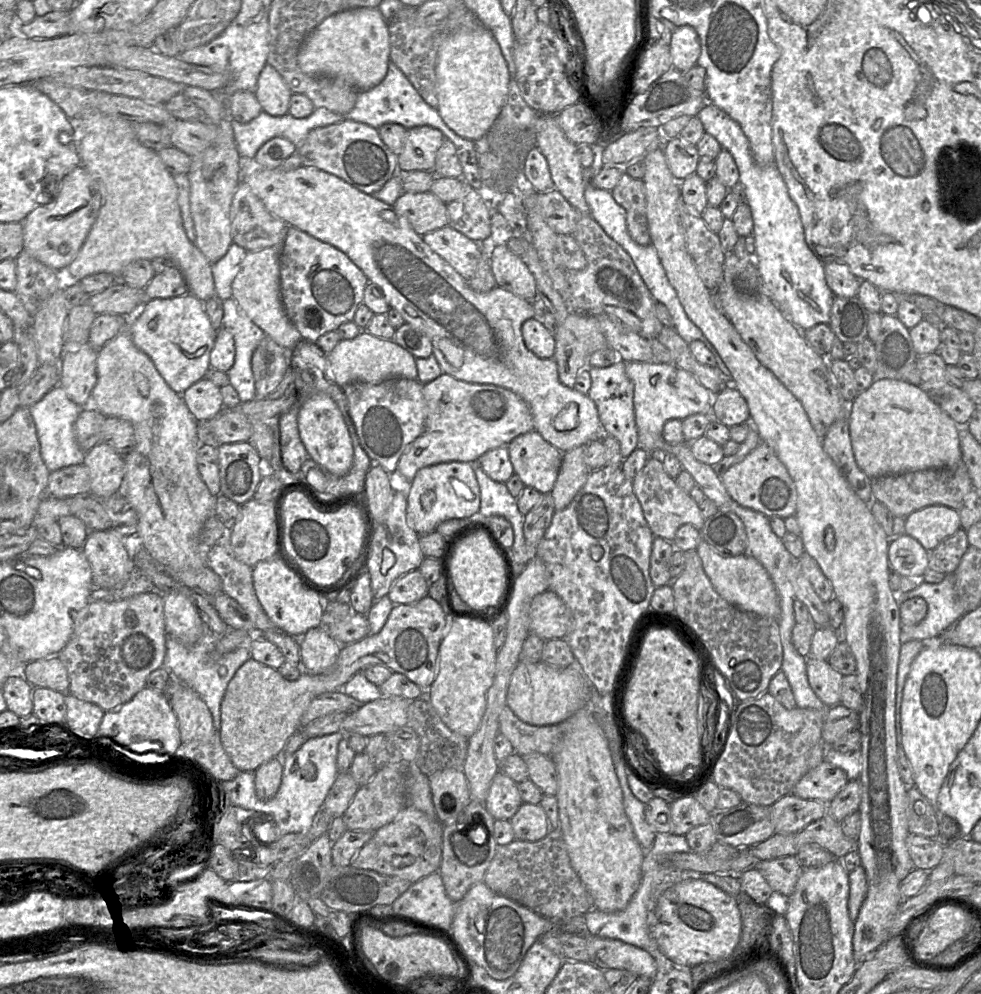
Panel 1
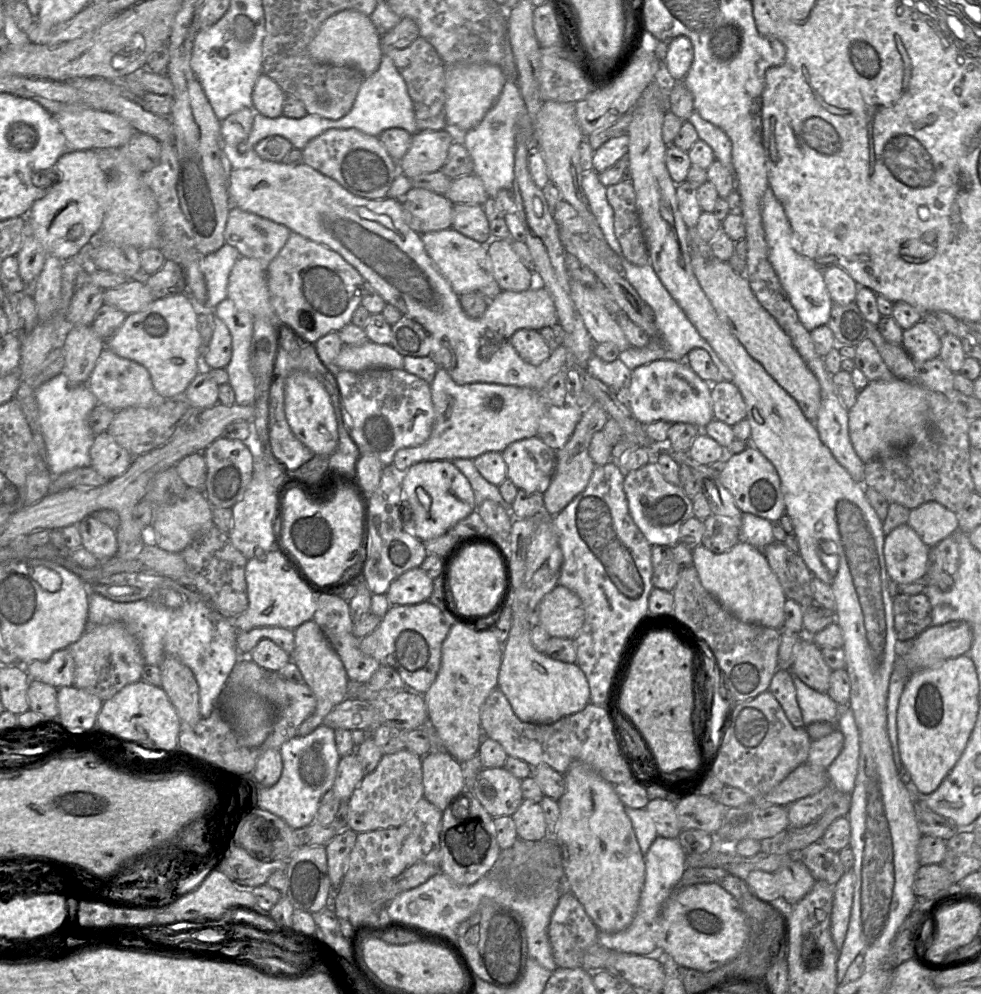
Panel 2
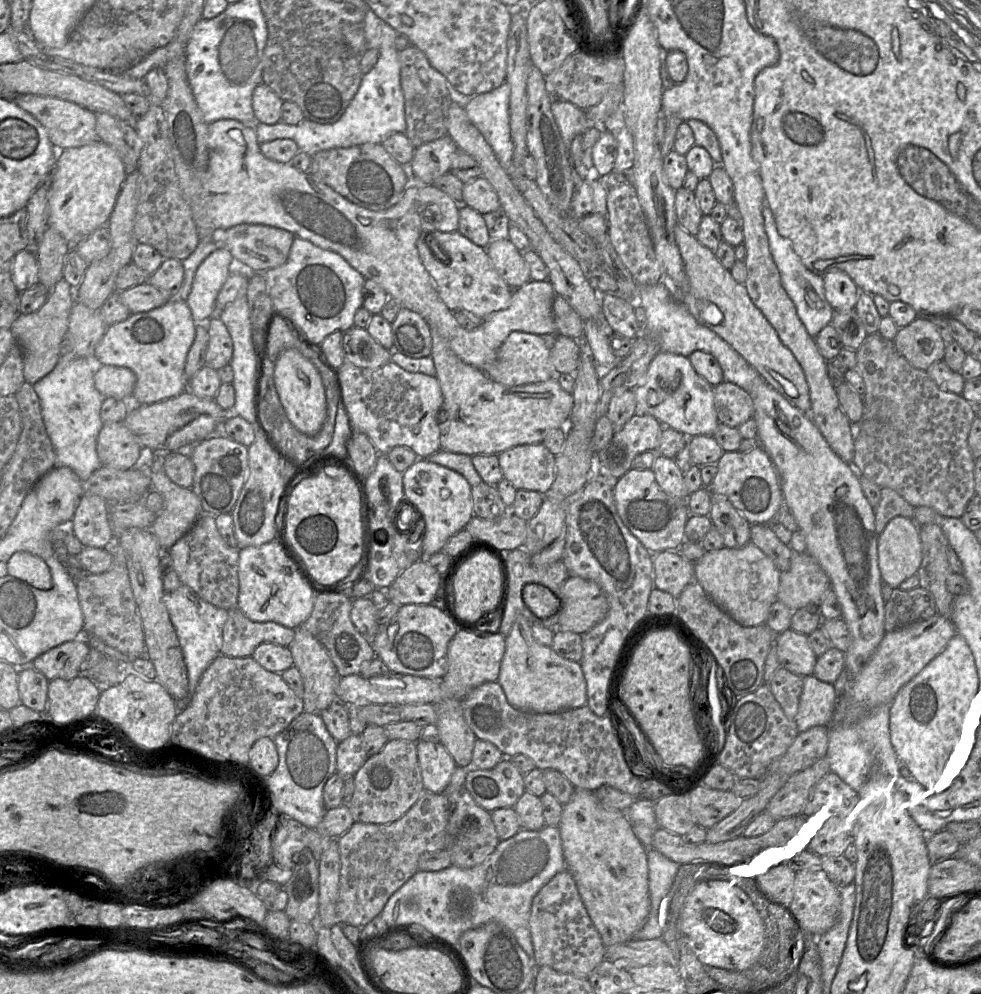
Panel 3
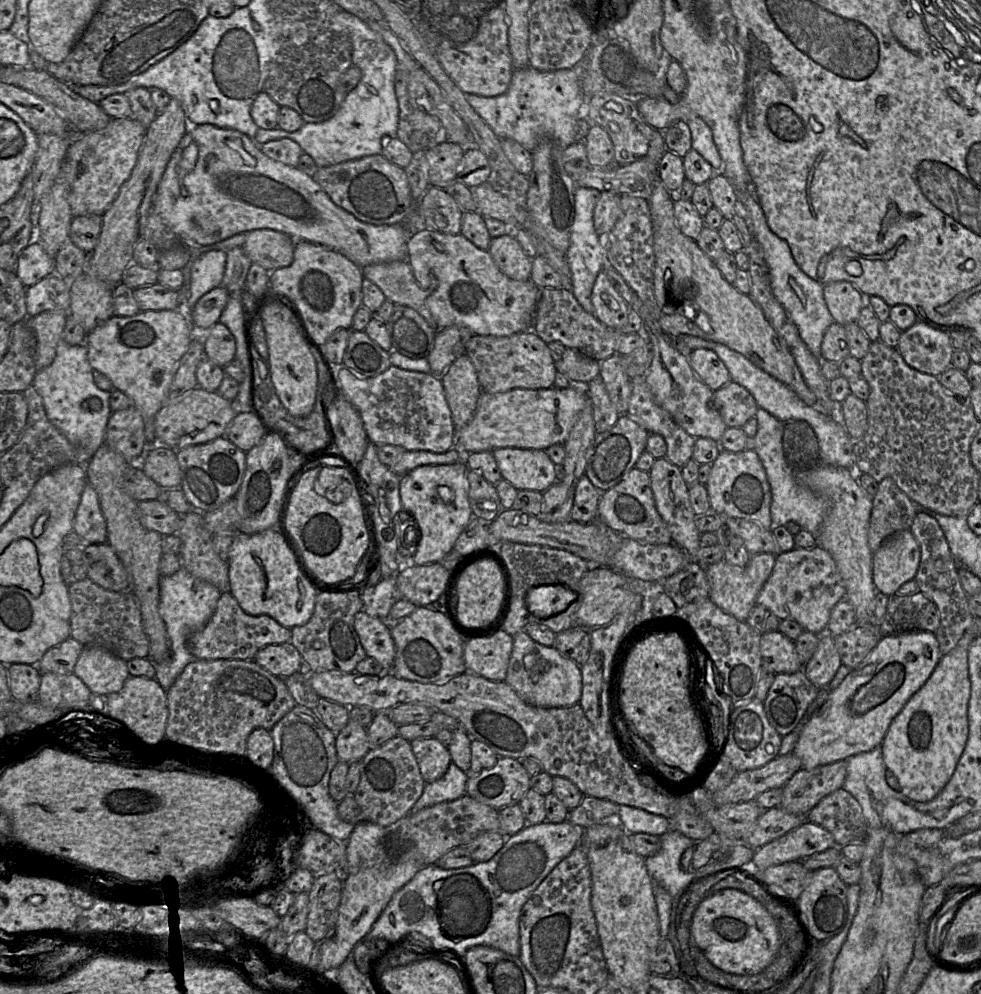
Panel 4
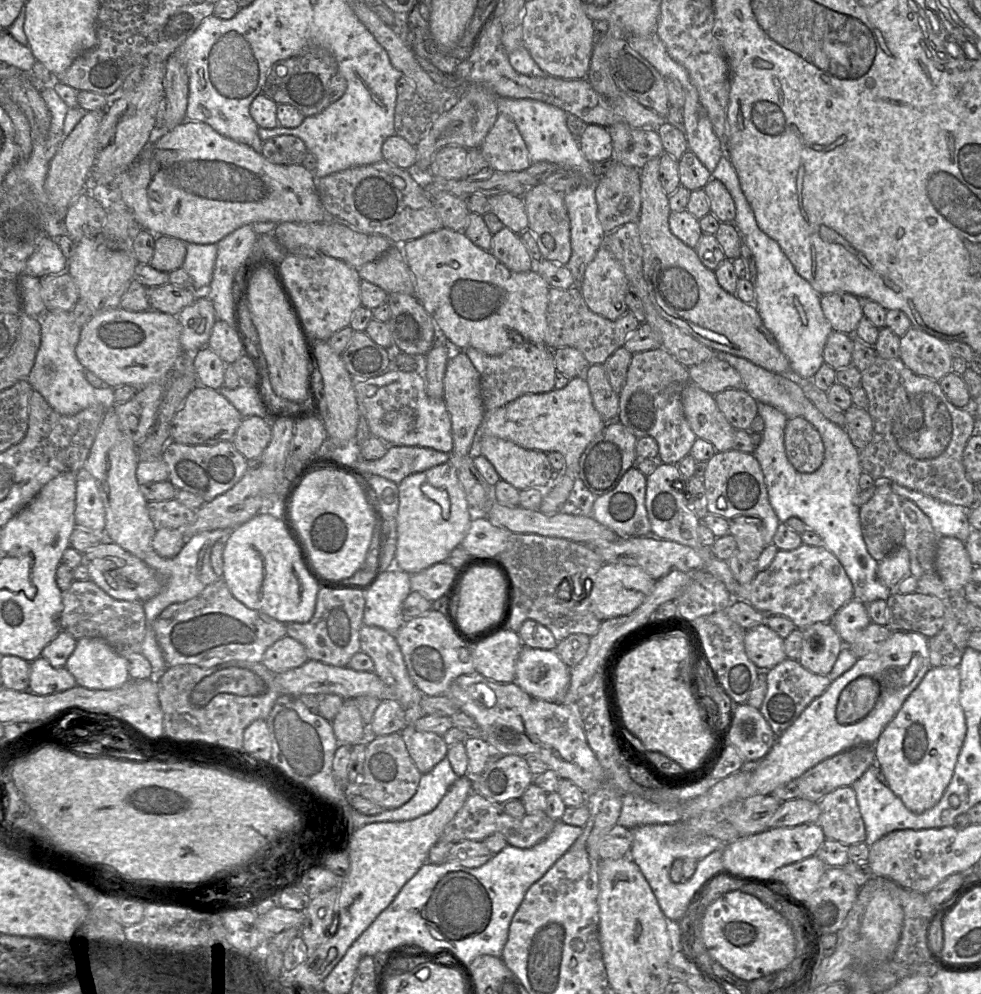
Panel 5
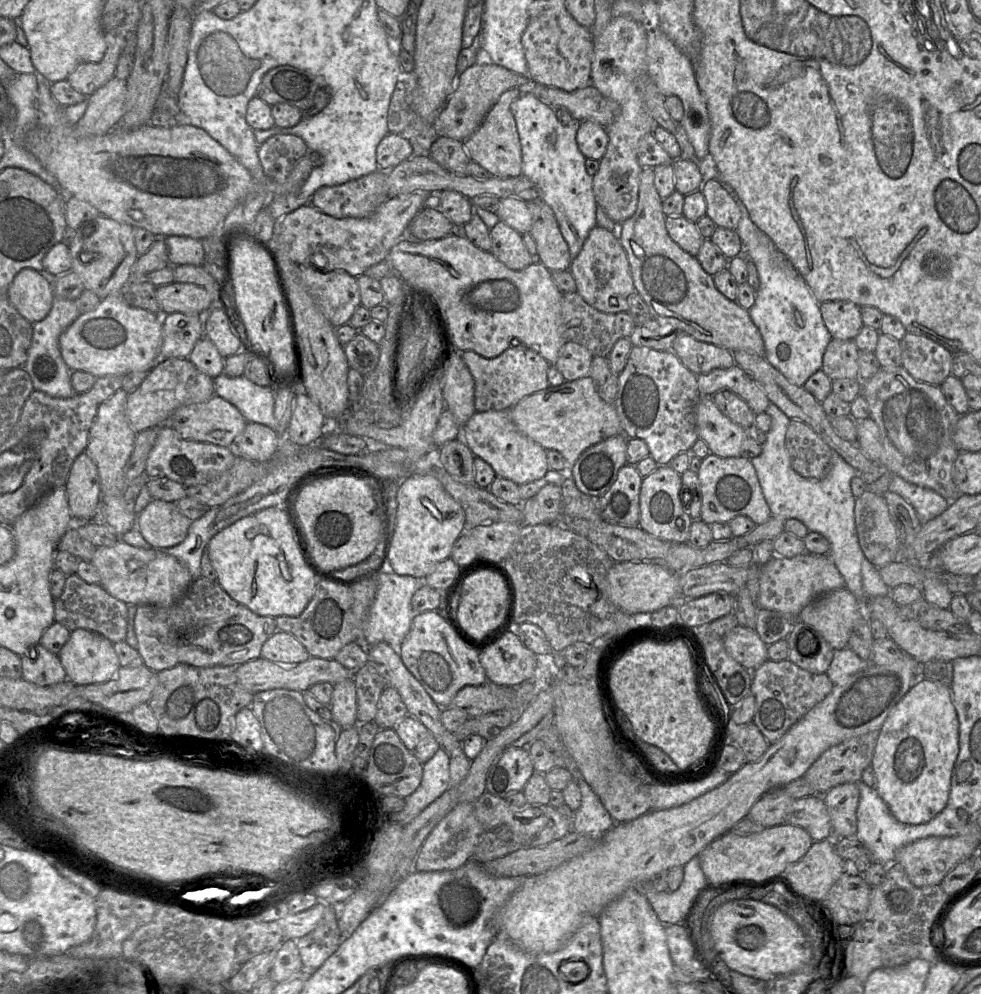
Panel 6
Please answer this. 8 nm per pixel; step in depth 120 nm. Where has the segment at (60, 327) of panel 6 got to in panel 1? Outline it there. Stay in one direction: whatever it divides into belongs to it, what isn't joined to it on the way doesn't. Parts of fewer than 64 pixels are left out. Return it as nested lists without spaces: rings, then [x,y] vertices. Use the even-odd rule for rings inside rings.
[[[57,385],[29,409],[36,426],[41,457],[49,472],[83,464],[86,453],[80,449],[74,434],[74,423],[83,408],[72,402],[64,389]]]

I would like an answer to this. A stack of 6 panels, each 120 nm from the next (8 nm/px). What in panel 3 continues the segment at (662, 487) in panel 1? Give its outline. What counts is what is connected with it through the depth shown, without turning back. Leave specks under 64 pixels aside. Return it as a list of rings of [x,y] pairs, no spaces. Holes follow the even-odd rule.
[[[630,469],[615,481],[614,501],[624,525],[652,554],[677,551],[685,541],[684,528],[690,516],[687,499],[667,495],[656,482],[652,469]]]

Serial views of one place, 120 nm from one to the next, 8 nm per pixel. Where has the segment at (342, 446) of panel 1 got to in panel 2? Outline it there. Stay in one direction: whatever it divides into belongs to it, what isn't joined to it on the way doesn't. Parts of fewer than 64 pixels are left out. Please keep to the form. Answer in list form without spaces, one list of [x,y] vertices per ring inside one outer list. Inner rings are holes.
[[[294,371],[287,376],[284,386],[284,408],[293,434],[315,455],[330,456],[338,444],[337,419],[324,386],[304,371]]]

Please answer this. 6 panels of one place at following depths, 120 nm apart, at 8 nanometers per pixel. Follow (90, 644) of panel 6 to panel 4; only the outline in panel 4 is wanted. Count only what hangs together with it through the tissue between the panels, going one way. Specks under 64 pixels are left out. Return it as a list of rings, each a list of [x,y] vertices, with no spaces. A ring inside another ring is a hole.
[[[85,646],[73,673],[95,697],[120,691],[130,677],[127,662],[100,646]]]

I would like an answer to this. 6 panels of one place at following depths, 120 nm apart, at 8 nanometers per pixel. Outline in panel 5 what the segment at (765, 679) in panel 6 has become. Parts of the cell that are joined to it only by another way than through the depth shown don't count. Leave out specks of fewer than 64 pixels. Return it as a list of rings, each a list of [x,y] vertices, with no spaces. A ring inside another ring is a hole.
[[[789,658],[763,672],[766,674],[767,689],[759,711],[776,737],[791,726],[803,710],[831,684],[826,675],[814,674],[802,667],[798,660]]]

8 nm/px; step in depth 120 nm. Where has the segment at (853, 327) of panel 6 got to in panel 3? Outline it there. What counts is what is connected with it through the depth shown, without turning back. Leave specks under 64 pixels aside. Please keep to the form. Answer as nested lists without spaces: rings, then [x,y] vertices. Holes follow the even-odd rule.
[[[829,272],[822,279],[826,300],[834,311],[855,308],[860,290],[847,274]]]

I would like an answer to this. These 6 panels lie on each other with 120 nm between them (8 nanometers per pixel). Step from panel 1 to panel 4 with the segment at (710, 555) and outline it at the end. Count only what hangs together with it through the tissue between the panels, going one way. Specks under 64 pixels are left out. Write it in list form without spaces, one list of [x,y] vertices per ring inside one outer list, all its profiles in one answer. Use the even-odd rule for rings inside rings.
[[[771,553],[753,555],[744,567],[731,565],[724,559],[704,567],[710,587],[709,599],[738,621],[746,622],[749,612],[757,605],[758,594],[773,571],[776,556]]]

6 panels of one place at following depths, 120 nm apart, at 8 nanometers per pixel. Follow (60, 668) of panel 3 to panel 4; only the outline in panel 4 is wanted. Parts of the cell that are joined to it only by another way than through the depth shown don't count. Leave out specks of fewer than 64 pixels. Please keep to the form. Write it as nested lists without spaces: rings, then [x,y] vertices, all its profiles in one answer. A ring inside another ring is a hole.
[[[72,637],[48,649],[37,667],[41,673],[71,674],[85,646]]]

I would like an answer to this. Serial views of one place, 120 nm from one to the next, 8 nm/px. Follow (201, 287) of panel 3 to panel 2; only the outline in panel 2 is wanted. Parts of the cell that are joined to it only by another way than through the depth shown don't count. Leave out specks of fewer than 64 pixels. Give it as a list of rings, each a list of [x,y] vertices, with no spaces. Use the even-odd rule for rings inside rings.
[[[225,243],[217,251],[202,257],[200,269],[204,275],[208,292],[204,306],[215,309],[227,298],[229,274],[240,256],[235,247]]]

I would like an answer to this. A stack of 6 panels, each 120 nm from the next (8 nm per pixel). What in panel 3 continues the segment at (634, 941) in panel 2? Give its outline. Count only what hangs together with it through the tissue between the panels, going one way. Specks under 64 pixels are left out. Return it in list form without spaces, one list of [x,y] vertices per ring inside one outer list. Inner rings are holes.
[[[647,849],[650,914],[635,939],[661,940],[664,932],[671,889],[679,871],[679,865],[655,849]]]

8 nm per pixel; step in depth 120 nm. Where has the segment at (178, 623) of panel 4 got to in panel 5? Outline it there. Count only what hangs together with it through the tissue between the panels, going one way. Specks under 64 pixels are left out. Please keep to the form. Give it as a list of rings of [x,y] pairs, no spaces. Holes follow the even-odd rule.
[[[217,529],[193,535],[186,540],[181,551],[173,558],[163,558],[153,549],[145,554],[143,561],[155,570],[163,580],[163,586],[160,592],[151,599],[142,602],[146,617],[146,633],[142,642],[141,654],[151,664],[154,677],[155,675],[162,674],[166,669],[166,662],[153,630],[155,619],[169,605],[182,603],[196,597],[205,587],[219,579],[211,566],[211,548],[217,541],[225,540],[232,530],[233,529]]]

